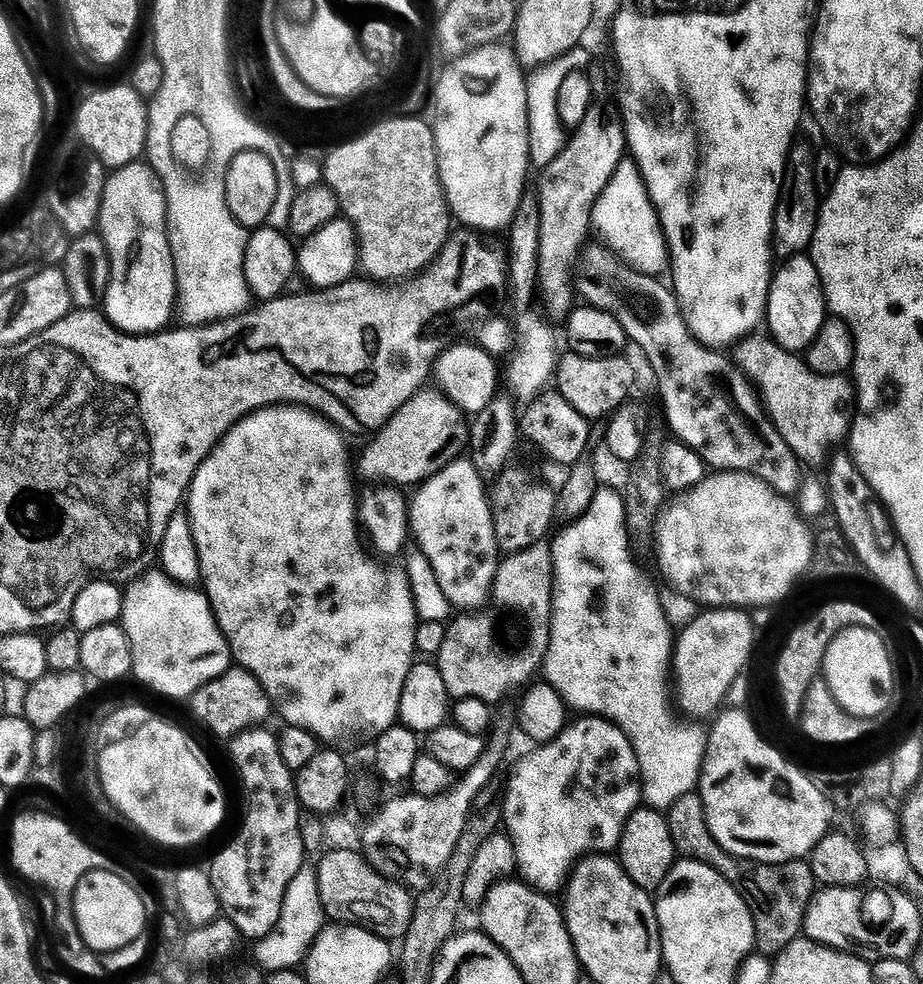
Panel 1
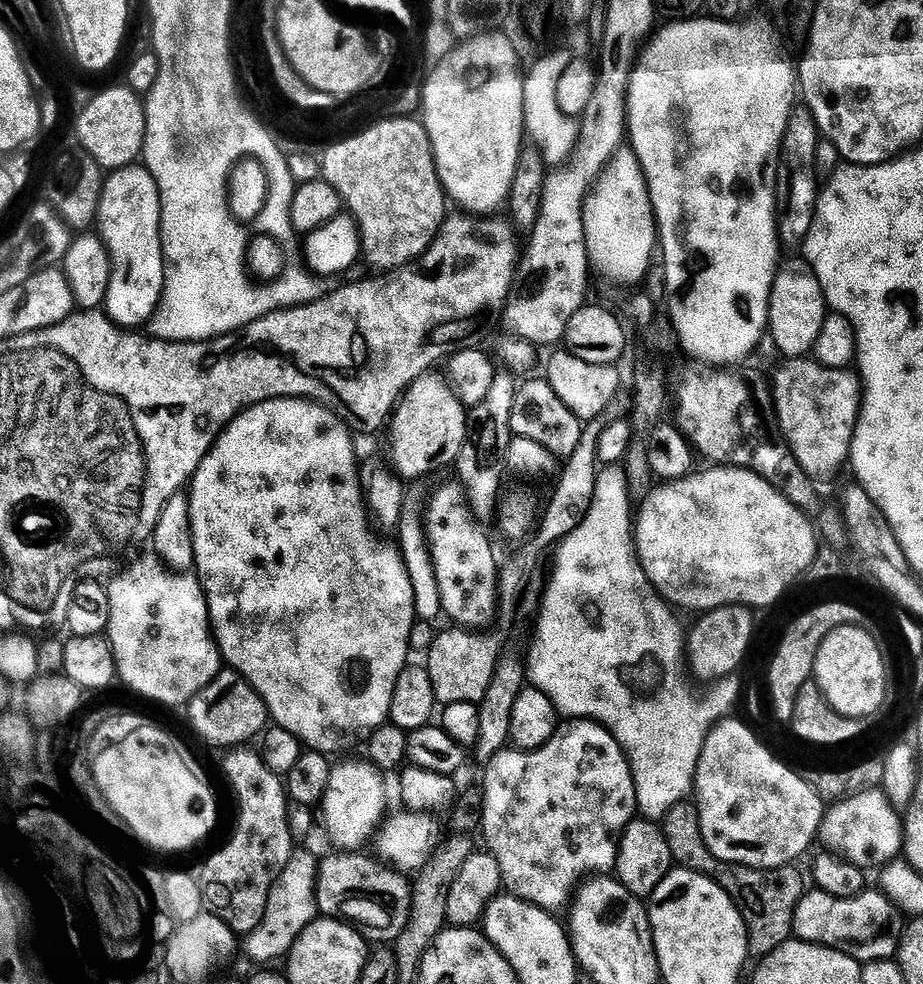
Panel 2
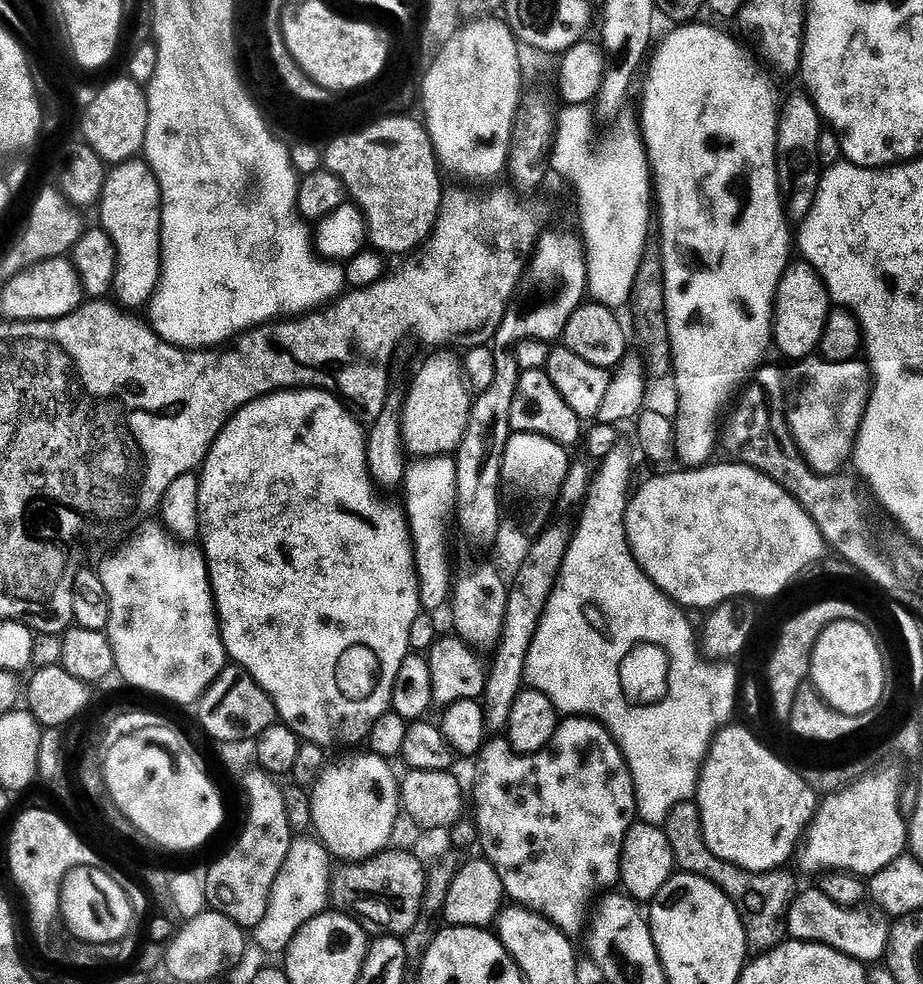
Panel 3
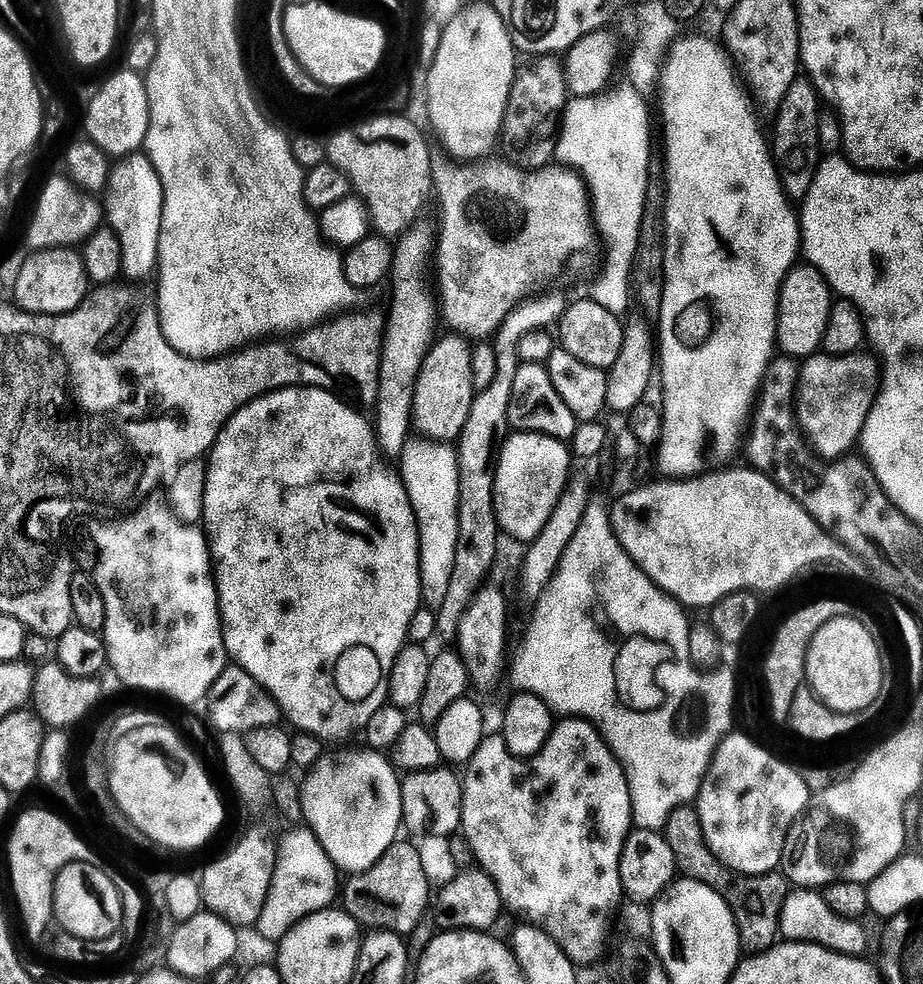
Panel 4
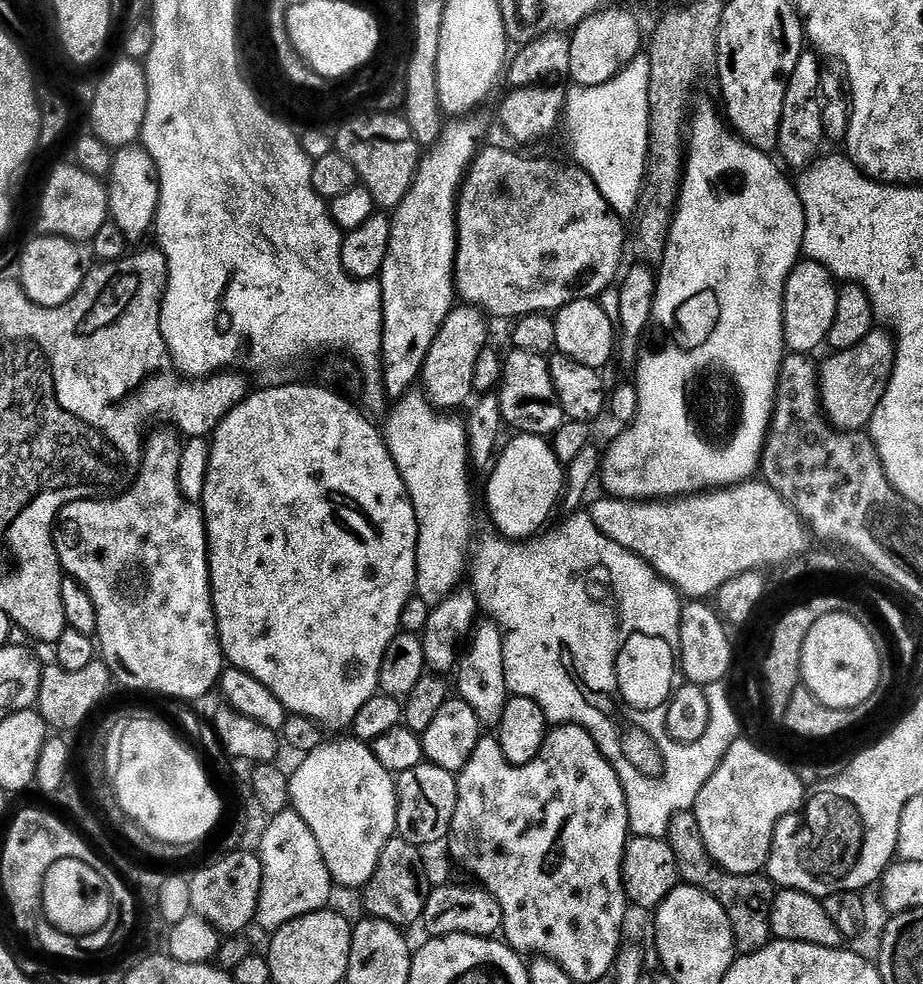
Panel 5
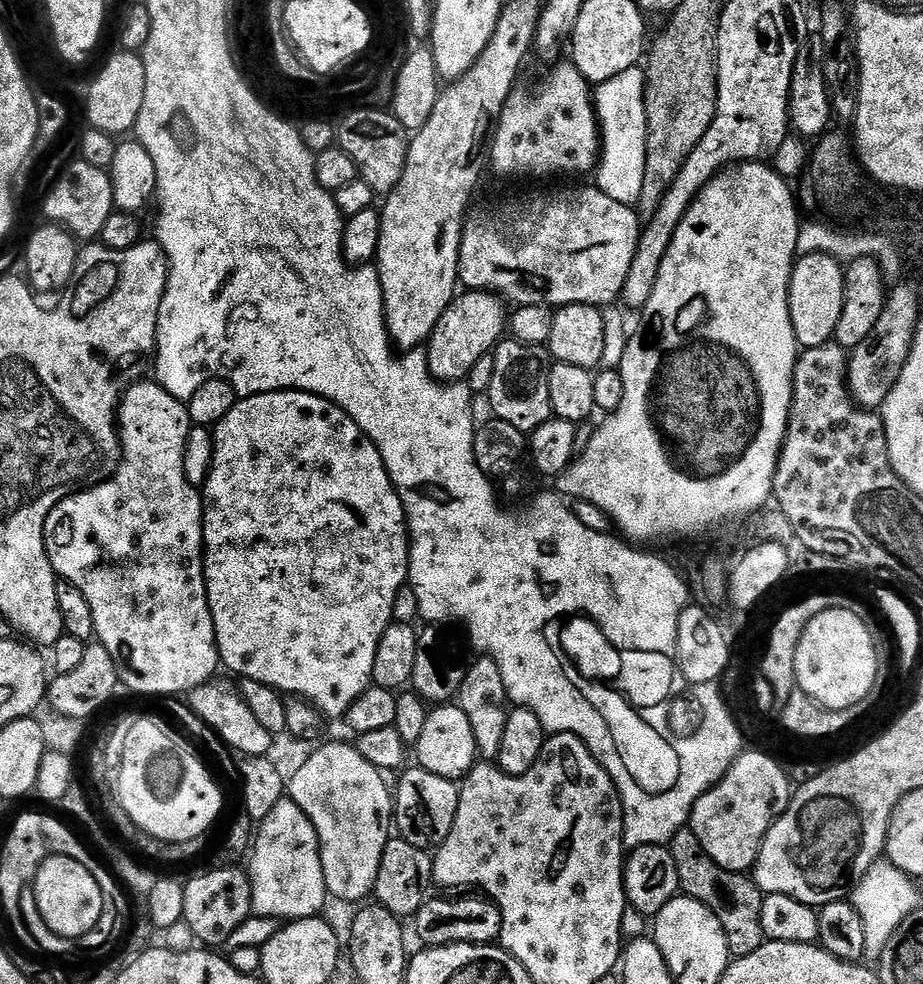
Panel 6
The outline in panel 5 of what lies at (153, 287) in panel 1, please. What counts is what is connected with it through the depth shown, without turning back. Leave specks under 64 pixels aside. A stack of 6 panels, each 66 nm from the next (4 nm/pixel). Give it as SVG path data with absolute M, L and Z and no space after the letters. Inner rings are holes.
M142 146L121 148L112 157L112 169L106 177L108 211L111 223L119 226L129 242L136 242L153 231L160 201L160 182L156 163Z

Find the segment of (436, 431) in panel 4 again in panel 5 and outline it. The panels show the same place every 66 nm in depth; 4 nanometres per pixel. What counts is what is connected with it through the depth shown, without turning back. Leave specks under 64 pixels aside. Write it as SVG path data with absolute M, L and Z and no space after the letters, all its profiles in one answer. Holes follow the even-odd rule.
M471 306L453 307L451 314L446 318L446 322L442 322L442 330L438 330L438 338L434 338L434 346L430 346L430 350L426 354L426 362L422 373L423 395L427 396L429 404L437 410L456 410L452 408L460 408L468 399L471 401L474 396L472 383L474 382L474 366L478 362L478 354L482 354L482 350L489 347L488 340L488 324L485 313L479 308Z

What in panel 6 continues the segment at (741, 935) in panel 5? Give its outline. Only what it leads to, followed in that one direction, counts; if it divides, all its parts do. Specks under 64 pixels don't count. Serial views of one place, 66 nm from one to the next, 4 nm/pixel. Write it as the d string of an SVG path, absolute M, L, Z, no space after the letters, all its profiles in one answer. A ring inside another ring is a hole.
M686 826L674 834L670 847L674 867L678 869L680 892L714 910L714 918L718 918L718 922L722 922L722 930L726 930L728 950L733 957L754 954L754 950L766 943L762 930L762 902L765 893L761 892L755 879L743 872L731 872L718 866L718 862L706 854L702 842L698 842L691 827Z

